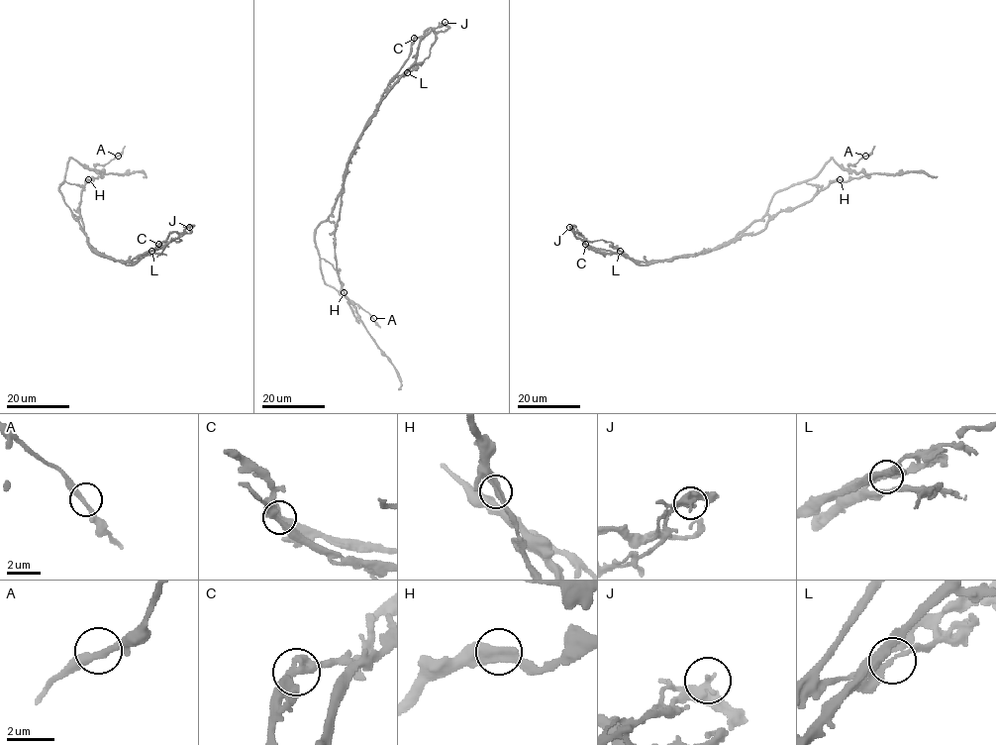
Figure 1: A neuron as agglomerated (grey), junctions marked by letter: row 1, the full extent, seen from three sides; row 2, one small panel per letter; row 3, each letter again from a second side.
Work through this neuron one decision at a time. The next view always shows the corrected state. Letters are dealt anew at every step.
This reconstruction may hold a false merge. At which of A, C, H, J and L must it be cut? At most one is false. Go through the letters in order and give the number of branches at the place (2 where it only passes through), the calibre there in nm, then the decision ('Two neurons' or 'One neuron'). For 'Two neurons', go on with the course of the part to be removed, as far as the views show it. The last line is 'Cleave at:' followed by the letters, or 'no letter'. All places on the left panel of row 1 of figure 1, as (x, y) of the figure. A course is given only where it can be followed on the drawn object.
A: Branches: 2. Thickness 280 nm. One neuron
C: Branches: 2. Thickness 360 nm. One neuron
H: Branches: 2. Thickness 380 nm. One neuron
J: Branches: 2. Thickness 340 nm. One neuron
L: Branches: 2. Thickness 280 nm. Two neurons. Course of the part to remove: (151, 251), (134, 265), (126, 265), (89, 247), (79, 211), (80, 193), (86, 182), (103, 176)
Cleave at: L

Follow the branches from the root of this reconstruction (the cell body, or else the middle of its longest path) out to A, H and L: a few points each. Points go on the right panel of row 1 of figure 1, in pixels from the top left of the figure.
A: (752, 221), (762, 217), (776, 193), (812, 178), (831, 159), (846, 169), (865, 156)
H: (752, 221), (765, 215), (773, 216), (780, 211), (792, 211), (840, 179)
L: (752, 221), (726, 243), (698, 254), (636, 265), (620, 251)

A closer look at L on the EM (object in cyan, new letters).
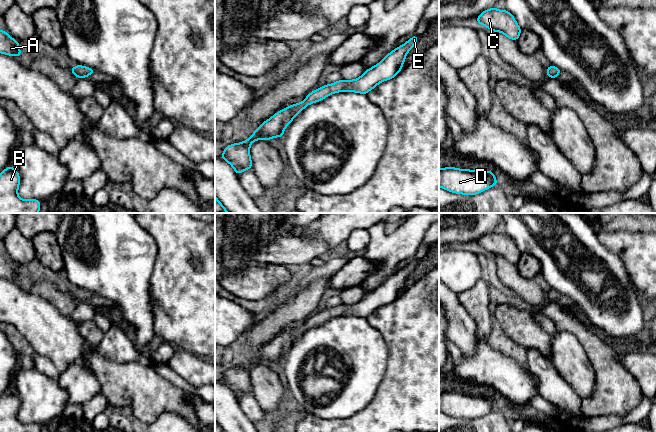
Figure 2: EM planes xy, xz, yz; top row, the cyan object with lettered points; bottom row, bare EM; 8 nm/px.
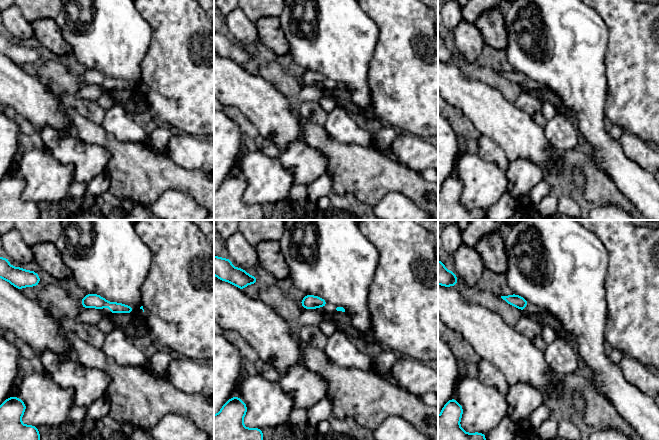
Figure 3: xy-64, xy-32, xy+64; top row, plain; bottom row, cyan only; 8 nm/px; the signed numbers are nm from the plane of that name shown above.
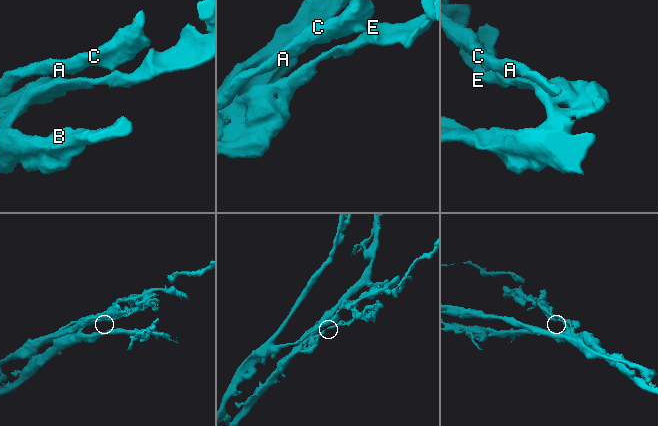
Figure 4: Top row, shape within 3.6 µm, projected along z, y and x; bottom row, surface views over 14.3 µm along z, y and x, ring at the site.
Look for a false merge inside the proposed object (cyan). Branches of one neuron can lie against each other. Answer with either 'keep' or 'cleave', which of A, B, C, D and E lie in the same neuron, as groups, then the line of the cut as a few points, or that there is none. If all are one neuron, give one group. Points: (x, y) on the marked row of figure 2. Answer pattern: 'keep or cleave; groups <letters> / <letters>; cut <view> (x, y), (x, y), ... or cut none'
cleave; groups A C E / B D; cut xy (80, 66), (82, 77)

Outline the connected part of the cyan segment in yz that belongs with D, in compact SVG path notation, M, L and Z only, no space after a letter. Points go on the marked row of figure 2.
M454 167L439 168L439 187L449 192L475 195L491 188L497 183L499 183L499 181L496 180L492 171L458 169Z

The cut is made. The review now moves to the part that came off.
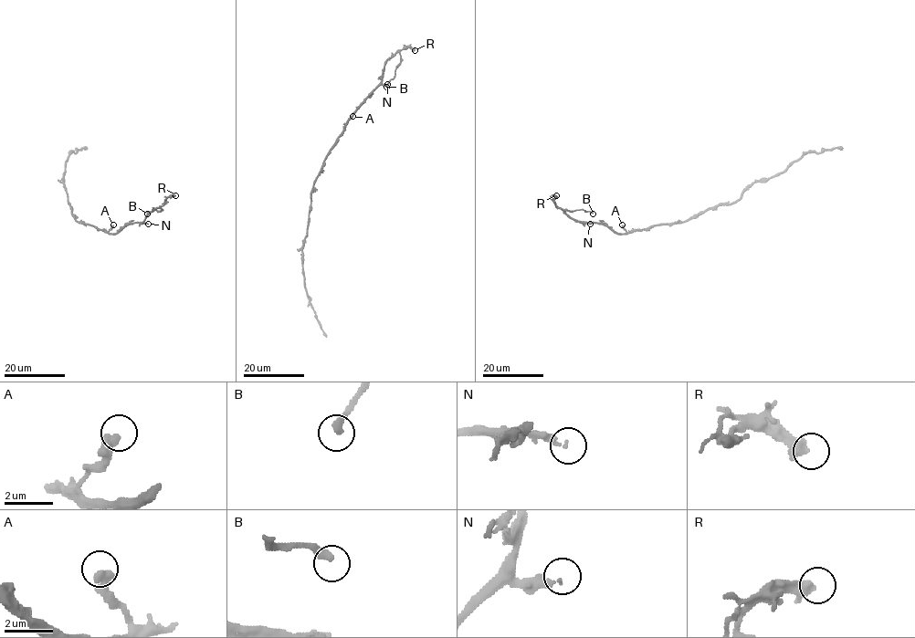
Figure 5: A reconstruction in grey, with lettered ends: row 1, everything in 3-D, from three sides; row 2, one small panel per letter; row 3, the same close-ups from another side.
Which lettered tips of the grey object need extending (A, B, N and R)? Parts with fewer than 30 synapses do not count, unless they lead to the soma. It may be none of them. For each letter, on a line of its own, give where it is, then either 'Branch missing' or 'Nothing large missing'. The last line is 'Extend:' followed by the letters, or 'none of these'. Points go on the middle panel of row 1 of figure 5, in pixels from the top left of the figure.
A: Place: (352, 116). Nothing large missing
B: Place: (386, 87). Nothing large missing
N: Place: (387, 84). Nothing large missing
R: Place: (415, 50). Nothing large missing
Extend: none of these

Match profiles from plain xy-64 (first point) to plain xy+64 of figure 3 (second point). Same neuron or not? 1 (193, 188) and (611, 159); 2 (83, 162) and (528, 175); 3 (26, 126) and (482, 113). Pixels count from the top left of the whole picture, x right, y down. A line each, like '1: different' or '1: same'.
1: different
2: same
3: different

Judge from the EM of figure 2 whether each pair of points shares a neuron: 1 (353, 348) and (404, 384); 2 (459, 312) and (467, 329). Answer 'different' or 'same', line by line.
1: different
2: same

